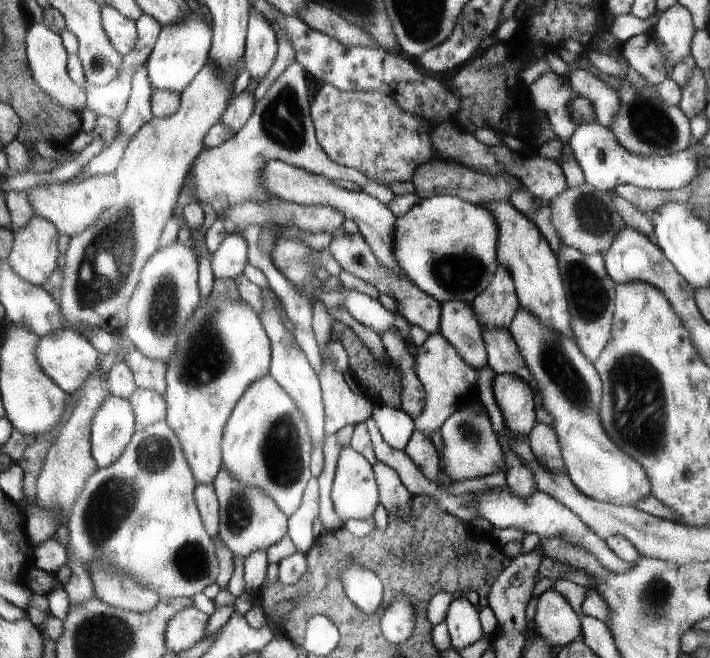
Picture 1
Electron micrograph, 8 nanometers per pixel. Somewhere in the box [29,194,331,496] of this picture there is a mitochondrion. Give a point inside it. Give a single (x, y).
(104, 264)

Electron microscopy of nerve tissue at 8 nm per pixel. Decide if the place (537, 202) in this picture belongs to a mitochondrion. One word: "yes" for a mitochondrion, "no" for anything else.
no

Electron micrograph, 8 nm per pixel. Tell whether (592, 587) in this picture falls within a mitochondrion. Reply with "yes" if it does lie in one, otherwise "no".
no

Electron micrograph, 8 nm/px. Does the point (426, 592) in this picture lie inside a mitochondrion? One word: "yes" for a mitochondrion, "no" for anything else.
no

